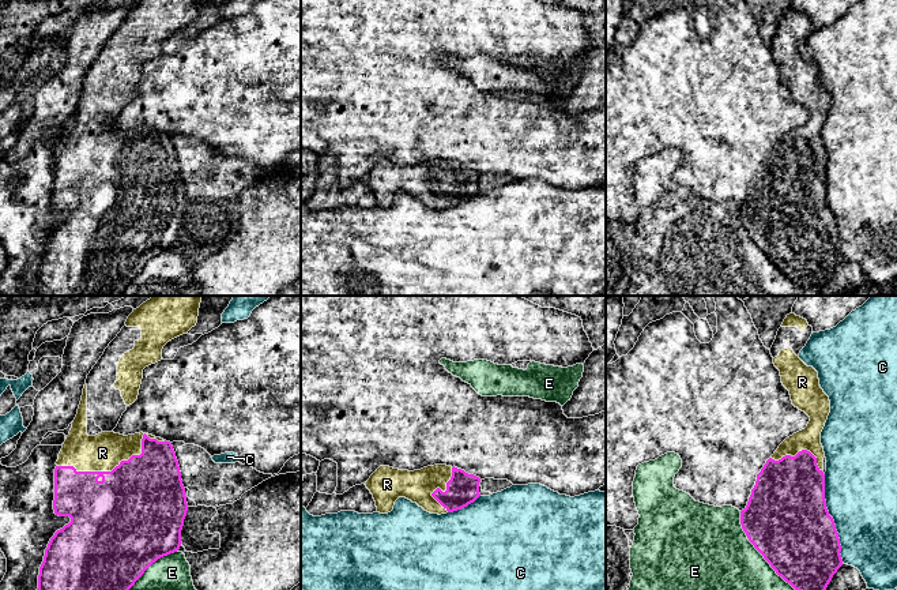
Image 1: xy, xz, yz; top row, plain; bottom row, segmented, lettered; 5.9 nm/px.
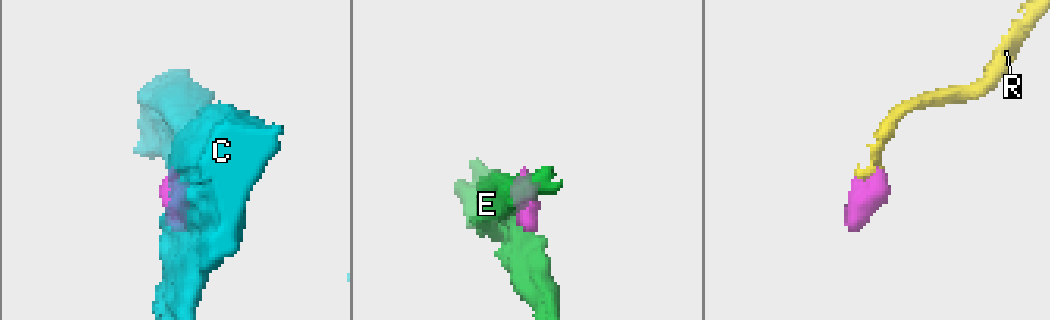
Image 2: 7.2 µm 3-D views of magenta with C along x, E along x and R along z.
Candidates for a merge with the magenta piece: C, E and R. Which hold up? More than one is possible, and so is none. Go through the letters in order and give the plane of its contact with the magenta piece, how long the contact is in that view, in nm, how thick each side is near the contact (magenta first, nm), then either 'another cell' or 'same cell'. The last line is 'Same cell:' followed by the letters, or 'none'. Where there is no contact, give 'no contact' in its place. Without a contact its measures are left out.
C: yz | 550 nm | 480/440 nm | another cell
E: yz | 550 nm | 500/420 nm | another cell
R: xy | 650 nm | 500/220 nm | same cell
Same cell: R

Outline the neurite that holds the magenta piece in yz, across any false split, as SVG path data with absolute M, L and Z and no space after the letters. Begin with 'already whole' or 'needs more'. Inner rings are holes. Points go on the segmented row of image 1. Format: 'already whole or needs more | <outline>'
needs more | M791 312L770 347L773 364L780 371L792 405L804 412L810 421L804 429L787 437L766 461L757 474L746 508L740 511L740 525L749 541L795 590L826 590L843 565L838 533L825 500L821 432L830 413L830 401L819 386L818 372L799 358L811 334L813 327L807 320Z

